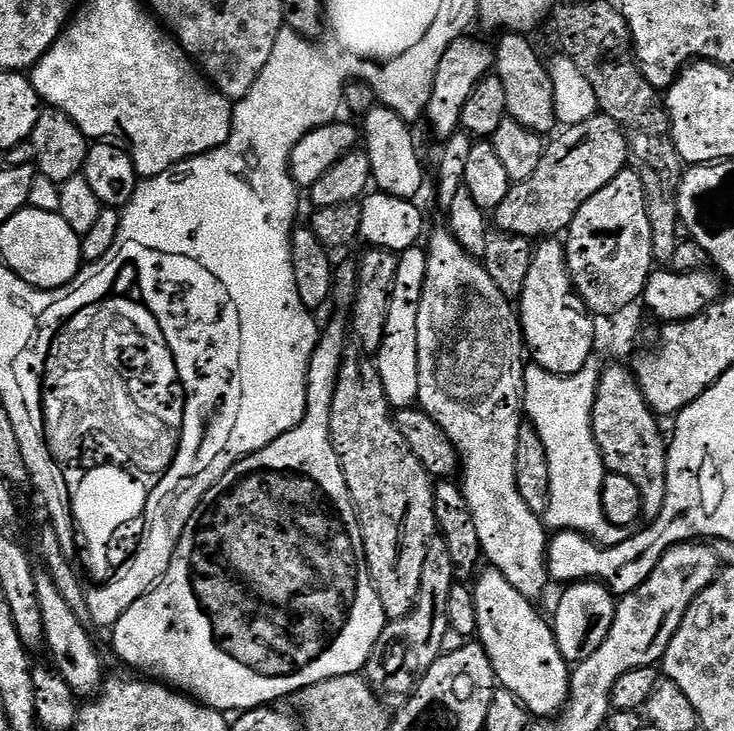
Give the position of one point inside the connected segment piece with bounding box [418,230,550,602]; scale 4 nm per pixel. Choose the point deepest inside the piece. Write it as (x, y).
(471, 350)

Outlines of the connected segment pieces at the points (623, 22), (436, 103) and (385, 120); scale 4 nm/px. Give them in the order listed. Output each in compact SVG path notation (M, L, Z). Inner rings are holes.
M615 3L612 4L564 4L555 9L556 32L560 35L563 55L569 56L586 74L586 82L594 86L594 94L600 99L600 112L614 118L627 133L628 147L634 167L642 178L644 191L648 193L648 217L652 223L652 259L657 265L668 266L672 263L672 250L678 243L682 232L680 211L676 205L676 191L684 180L686 165L678 154L676 144L672 140L672 124L668 121L668 110L661 89L650 86L636 62L636 54L632 47L632 31L628 29L628 20L623 11Z
M470 36L454 39L442 50L442 60L438 63L431 79L431 97L428 99L426 120L434 126L440 140L447 140L458 132L466 101L474 92L474 87L495 69L495 49Z
M381 104L365 116L362 122L364 148L371 160L375 187L381 192L390 193L403 200L417 199L416 196L424 184L424 170L414 136L409 128L409 123L396 111Z

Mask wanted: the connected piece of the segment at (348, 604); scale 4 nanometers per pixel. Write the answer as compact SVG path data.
M347 315L336 316L328 325L323 325L308 367L308 409L302 422L298 422L294 430L274 438L270 446L242 458L234 467L226 470L226 474L222 474L222 478L204 495L198 510L194 510L176 547L176 557L170 562L164 577L156 587L138 598L134 606L130 606L130 610L126 610L126 614L122 614L122 618L111 629L112 644L116 647L117 654L130 667L141 668L144 671L141 673L195 698L201 704L207 704L218 712L239 714L249 708L272 706L280 702L283 696L295 697L296 693L306 686L314 686L326 678L363 673L378 638L384 632L386 617L368 569L360 519L356 517L356 507L346 486L340 455L334 450L330 438L330 412L334 406L338 376L350 347L348 336L350 337L350 320Z

